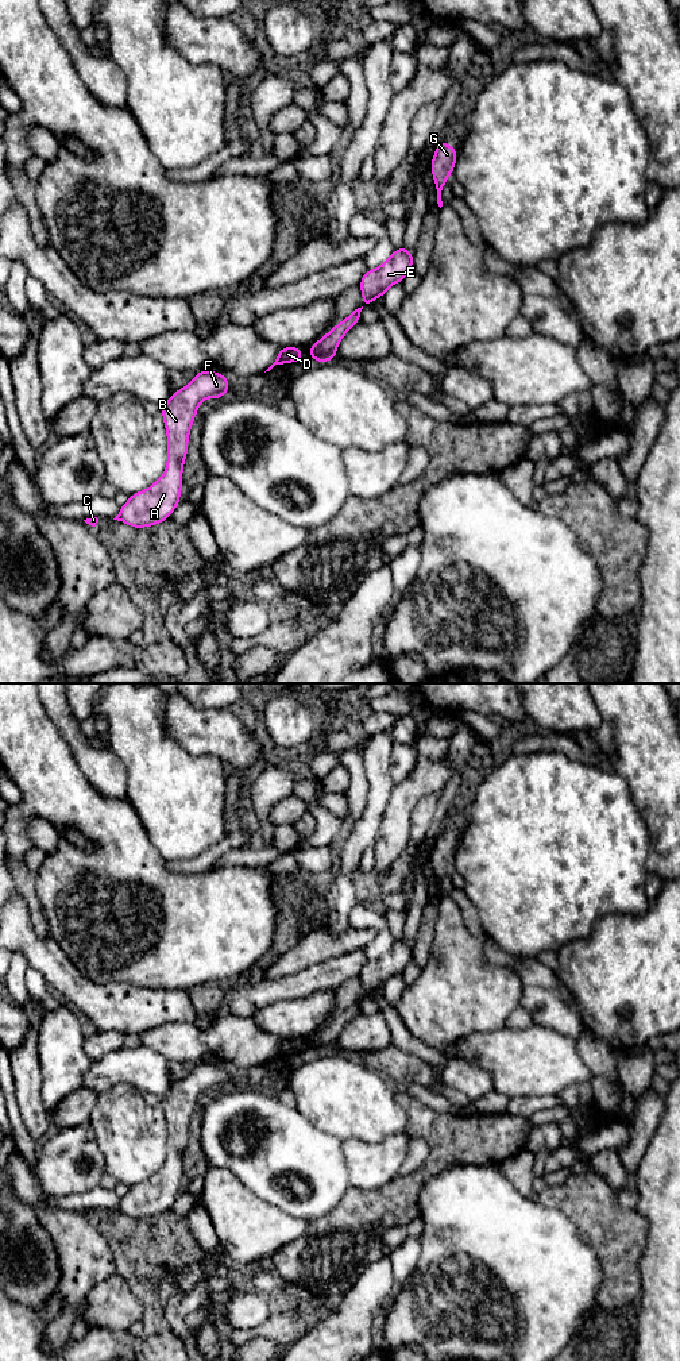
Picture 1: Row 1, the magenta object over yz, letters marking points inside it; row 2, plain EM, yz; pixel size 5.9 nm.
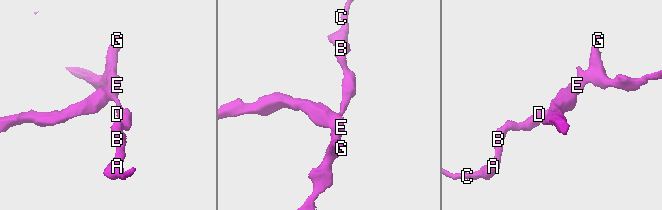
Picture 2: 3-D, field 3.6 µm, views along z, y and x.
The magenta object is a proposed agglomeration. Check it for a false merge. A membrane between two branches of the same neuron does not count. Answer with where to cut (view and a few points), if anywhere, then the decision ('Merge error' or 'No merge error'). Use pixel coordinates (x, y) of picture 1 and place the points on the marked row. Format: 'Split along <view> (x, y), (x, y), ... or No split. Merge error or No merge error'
No split. No merge error

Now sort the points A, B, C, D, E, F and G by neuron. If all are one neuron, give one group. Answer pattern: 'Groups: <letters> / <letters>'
Groups: A B C D E F G

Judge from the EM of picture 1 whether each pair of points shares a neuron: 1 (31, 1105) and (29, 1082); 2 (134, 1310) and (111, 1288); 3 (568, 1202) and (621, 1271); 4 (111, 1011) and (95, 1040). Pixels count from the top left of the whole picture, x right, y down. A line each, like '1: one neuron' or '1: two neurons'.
1: one neuron
2: one neuron
3: one neuron
4: two neurons

